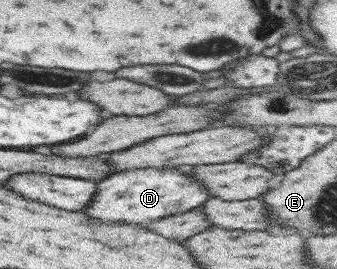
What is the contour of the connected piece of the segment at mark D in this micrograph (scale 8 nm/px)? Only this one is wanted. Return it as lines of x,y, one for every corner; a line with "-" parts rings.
169,167
133,168
109,175
106,179
97,181
97,193
89,201
87,208
80,211
83,214
99,215
99,222
117,222
121,224
143,225
149,219
161,219
178,213
197,210
199,205
210,198
205,186
195,179
190,179
187,168

